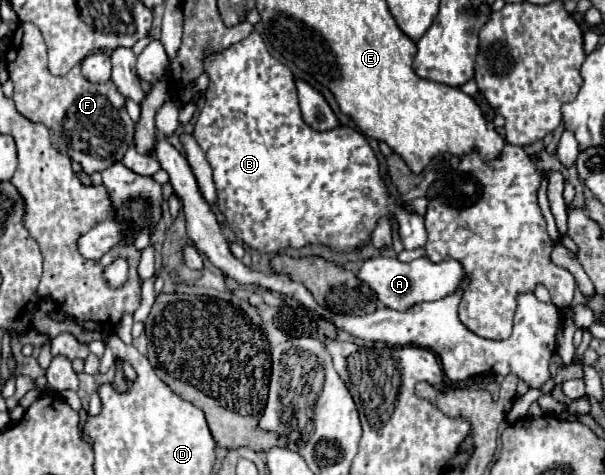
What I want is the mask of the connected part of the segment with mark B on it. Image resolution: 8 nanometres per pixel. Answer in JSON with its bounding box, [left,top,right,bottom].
[193,30,425,254]

